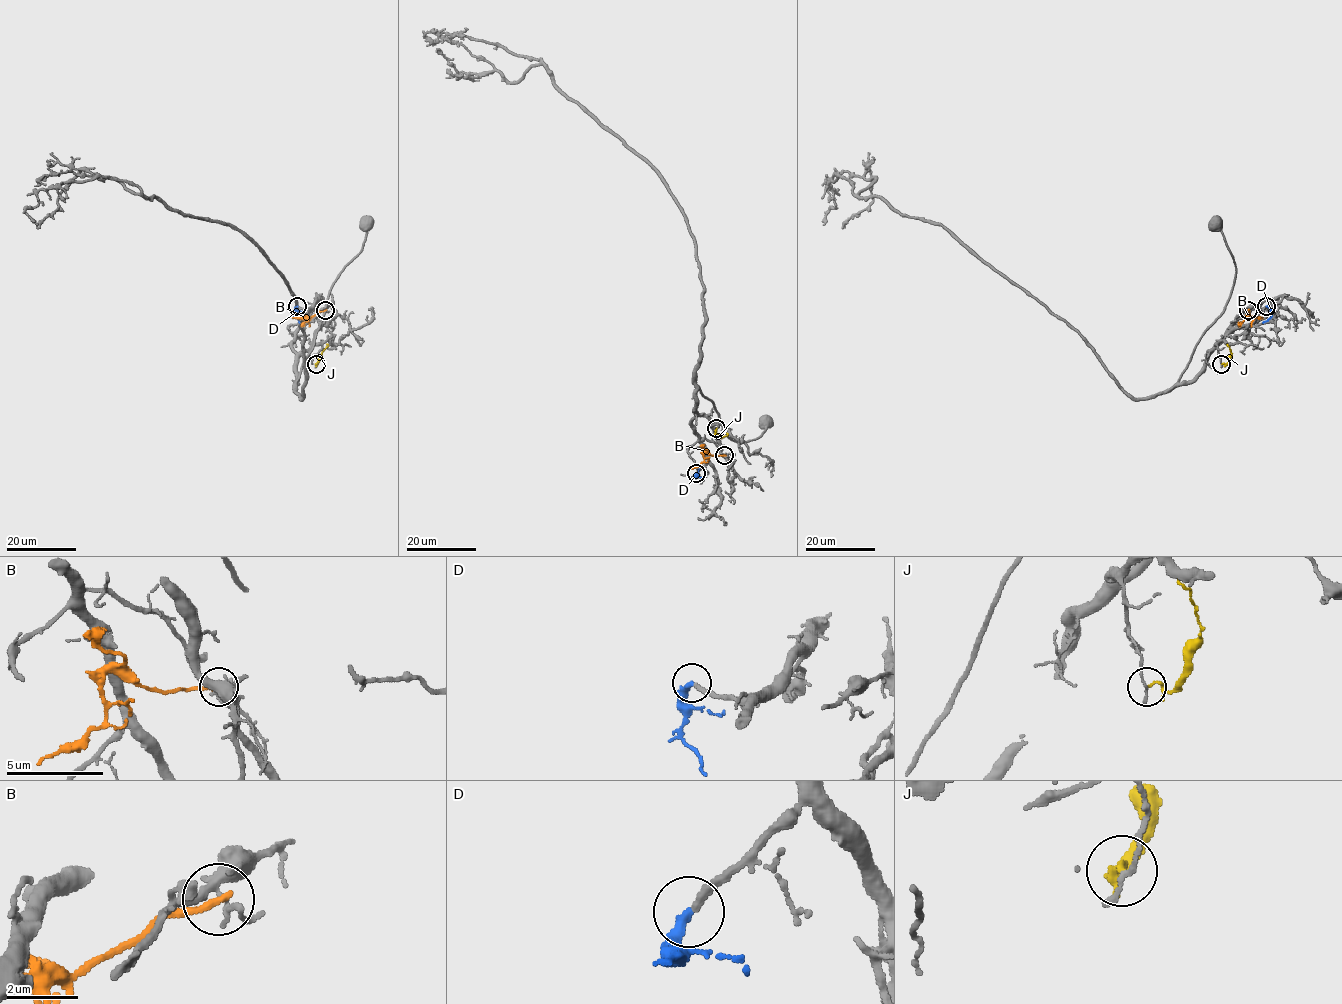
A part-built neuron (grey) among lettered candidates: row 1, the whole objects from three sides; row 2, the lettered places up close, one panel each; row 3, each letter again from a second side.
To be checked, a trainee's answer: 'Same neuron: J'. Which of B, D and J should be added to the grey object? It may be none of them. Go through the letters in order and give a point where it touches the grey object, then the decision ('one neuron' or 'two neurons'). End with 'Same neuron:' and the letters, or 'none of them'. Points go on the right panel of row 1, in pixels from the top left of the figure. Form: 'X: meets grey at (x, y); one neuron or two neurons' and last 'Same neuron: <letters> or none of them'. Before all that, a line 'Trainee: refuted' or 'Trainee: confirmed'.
Trainee: refuted
B: meets grey at (1248, 310); two neurons
D: meets grey at (1266, 306); one neuron
J: meets grey at (1221, 364); two neurons
Same neuron: D

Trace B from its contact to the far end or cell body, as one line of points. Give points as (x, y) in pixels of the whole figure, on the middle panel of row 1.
B: (724, 455), (704, 453), (704, 461), (691, 469)

